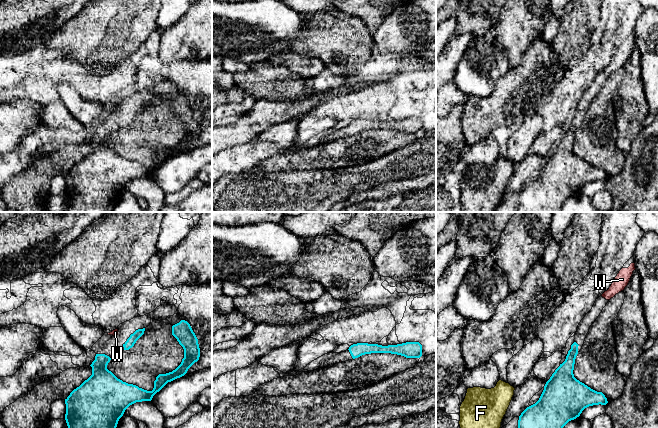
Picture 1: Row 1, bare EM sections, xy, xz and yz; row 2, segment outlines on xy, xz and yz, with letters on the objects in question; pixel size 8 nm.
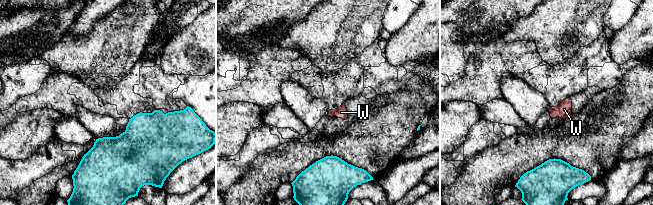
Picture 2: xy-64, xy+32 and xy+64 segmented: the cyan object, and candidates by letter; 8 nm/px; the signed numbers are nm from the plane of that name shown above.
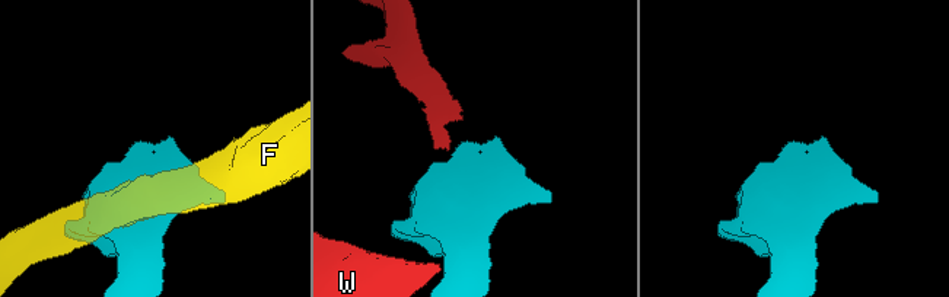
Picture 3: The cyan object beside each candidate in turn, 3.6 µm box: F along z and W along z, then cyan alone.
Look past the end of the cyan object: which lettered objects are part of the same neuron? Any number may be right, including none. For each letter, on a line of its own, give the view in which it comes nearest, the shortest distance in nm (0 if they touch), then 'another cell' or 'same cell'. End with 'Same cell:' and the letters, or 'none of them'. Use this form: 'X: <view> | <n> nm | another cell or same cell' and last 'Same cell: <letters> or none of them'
F: yz | 110 nm | another cell
W: xy | 90 nm | same cell
Same cell: W

